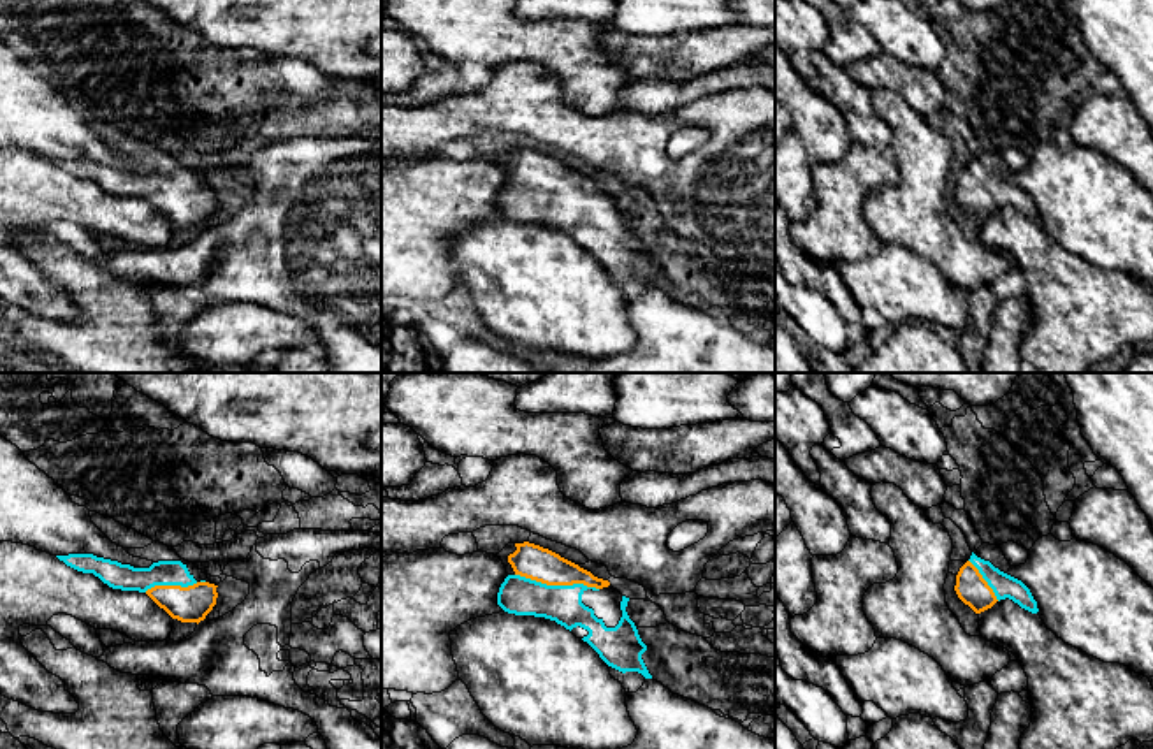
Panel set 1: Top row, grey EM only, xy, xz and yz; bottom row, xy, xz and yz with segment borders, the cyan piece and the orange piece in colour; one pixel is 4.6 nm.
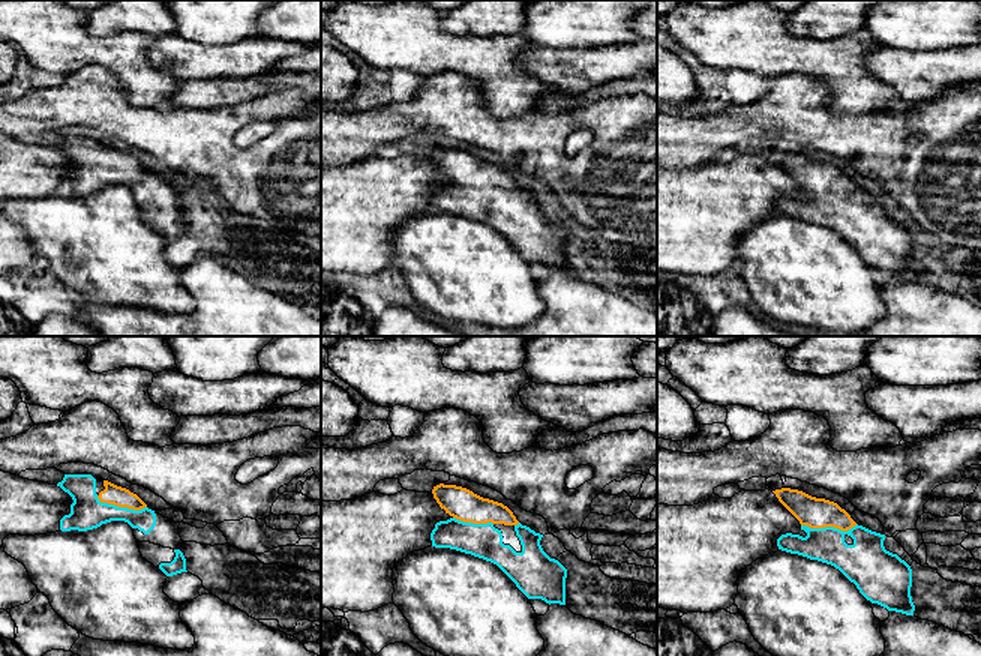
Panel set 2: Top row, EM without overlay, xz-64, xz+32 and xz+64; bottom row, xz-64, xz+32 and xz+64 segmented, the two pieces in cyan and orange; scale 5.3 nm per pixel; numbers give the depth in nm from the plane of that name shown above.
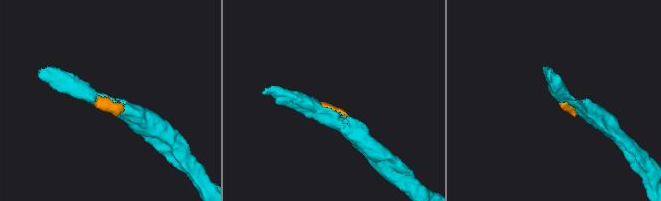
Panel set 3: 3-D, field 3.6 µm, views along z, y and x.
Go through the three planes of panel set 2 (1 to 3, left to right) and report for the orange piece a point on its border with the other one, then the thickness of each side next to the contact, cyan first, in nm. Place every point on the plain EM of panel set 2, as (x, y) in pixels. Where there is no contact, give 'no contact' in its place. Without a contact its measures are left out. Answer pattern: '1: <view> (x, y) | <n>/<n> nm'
1: xz-64 (120, 171) | 180/110 nm
2: xz+32 (471, 186) | 190/170 nm
3: xz+64 (828, 191) | 200/160 nm

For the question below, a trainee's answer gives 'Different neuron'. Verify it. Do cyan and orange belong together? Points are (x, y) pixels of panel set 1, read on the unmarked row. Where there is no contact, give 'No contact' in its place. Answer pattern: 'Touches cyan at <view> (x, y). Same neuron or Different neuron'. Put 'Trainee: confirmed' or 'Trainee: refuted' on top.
Trainee: refuted
Touches cyan at xz (558, 192). Same neuron

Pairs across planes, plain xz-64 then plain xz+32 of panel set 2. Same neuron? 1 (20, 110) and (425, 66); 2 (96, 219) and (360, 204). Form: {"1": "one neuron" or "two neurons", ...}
{"1": "two neurons", "2": "two neurons"}

